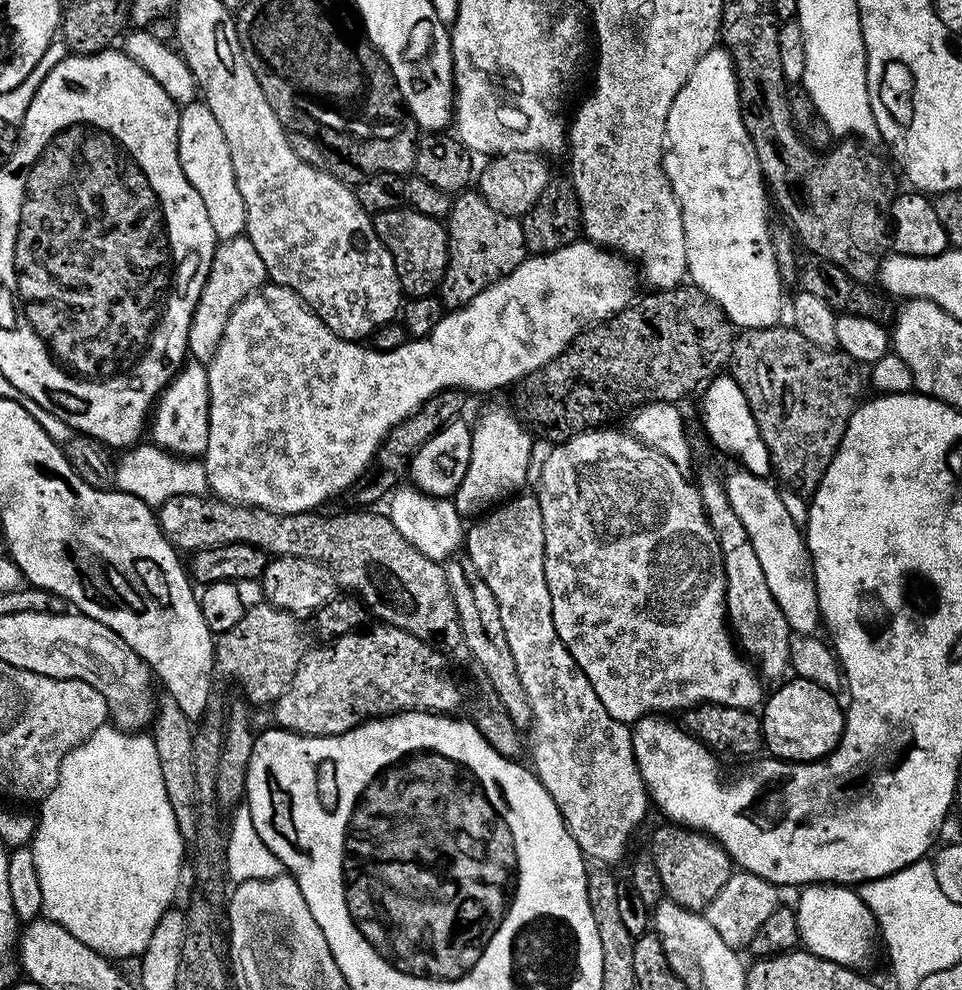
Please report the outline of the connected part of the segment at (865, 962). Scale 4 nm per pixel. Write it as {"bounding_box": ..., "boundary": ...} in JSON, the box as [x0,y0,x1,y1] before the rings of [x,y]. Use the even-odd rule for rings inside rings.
{"bounding_box":[797,881,882,974],"boundary":[[[828,881],[805,885],[797,902],[800,944],[805,951],[861,974],[870,972],[882,956],[882,937],[873,912],[849,885]]]}

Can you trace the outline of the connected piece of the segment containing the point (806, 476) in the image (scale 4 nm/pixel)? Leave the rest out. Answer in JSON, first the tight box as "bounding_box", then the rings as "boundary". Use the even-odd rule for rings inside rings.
{"bounding_box":[726,323,866,494],"boundary":[[[783,323],[769,328],[742,328],[735,334],[737,336],[730,340],[726,368],[734,382],[738,382],[754,414],[758,434],[762,434],[762,442],[766,442],[766,450],[770,454],[775,479],[785,489],[788,487],[796,492],[811,494],[822,482],[826,466],[830,466],[846,434],[852,411],[861,403],[860,391],[864,384],[866,388],[865,373],[864,376],[860,373],[861,365],[846,353],[814,346],[814,342],[809,342],[796,328]]]}

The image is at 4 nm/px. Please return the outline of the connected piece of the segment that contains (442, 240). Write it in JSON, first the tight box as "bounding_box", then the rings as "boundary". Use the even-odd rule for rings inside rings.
{"bounding_box":[372,207,448,297],"boundary":[[[410,207],[395,208],[385,212],[377,212],[372,216],[372,225],[386,250],[390,250],[390,258],[394,258],[396,273],[405,297],[431,296],[437,291],[442,278],[448,269],[448,229],[443,223],[426,214],[418,214],[418,210]]]}

